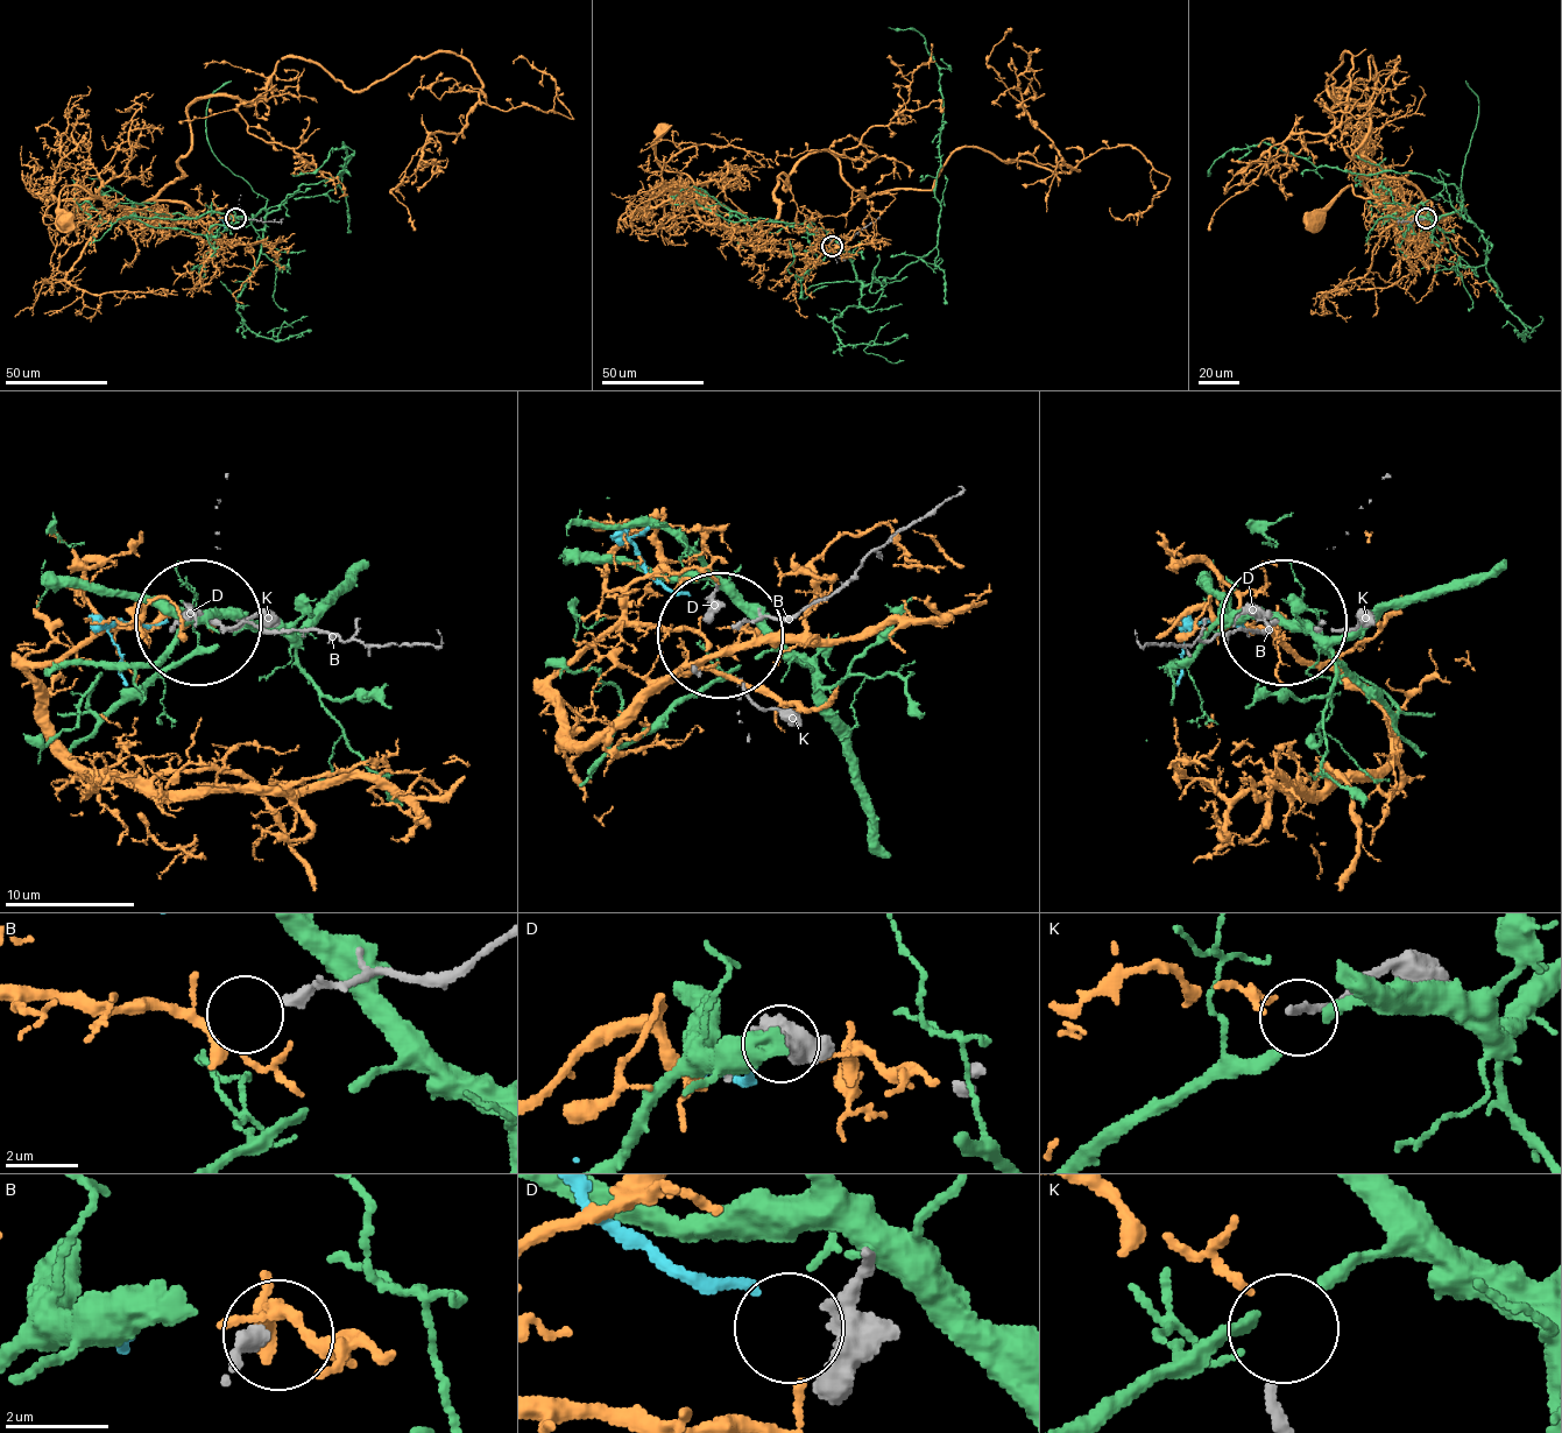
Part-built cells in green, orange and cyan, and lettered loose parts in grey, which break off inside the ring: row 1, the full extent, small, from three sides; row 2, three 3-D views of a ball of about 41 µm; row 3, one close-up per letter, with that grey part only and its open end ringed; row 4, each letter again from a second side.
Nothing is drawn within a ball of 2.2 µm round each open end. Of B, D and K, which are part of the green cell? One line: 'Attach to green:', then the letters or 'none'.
Attach to green: none

